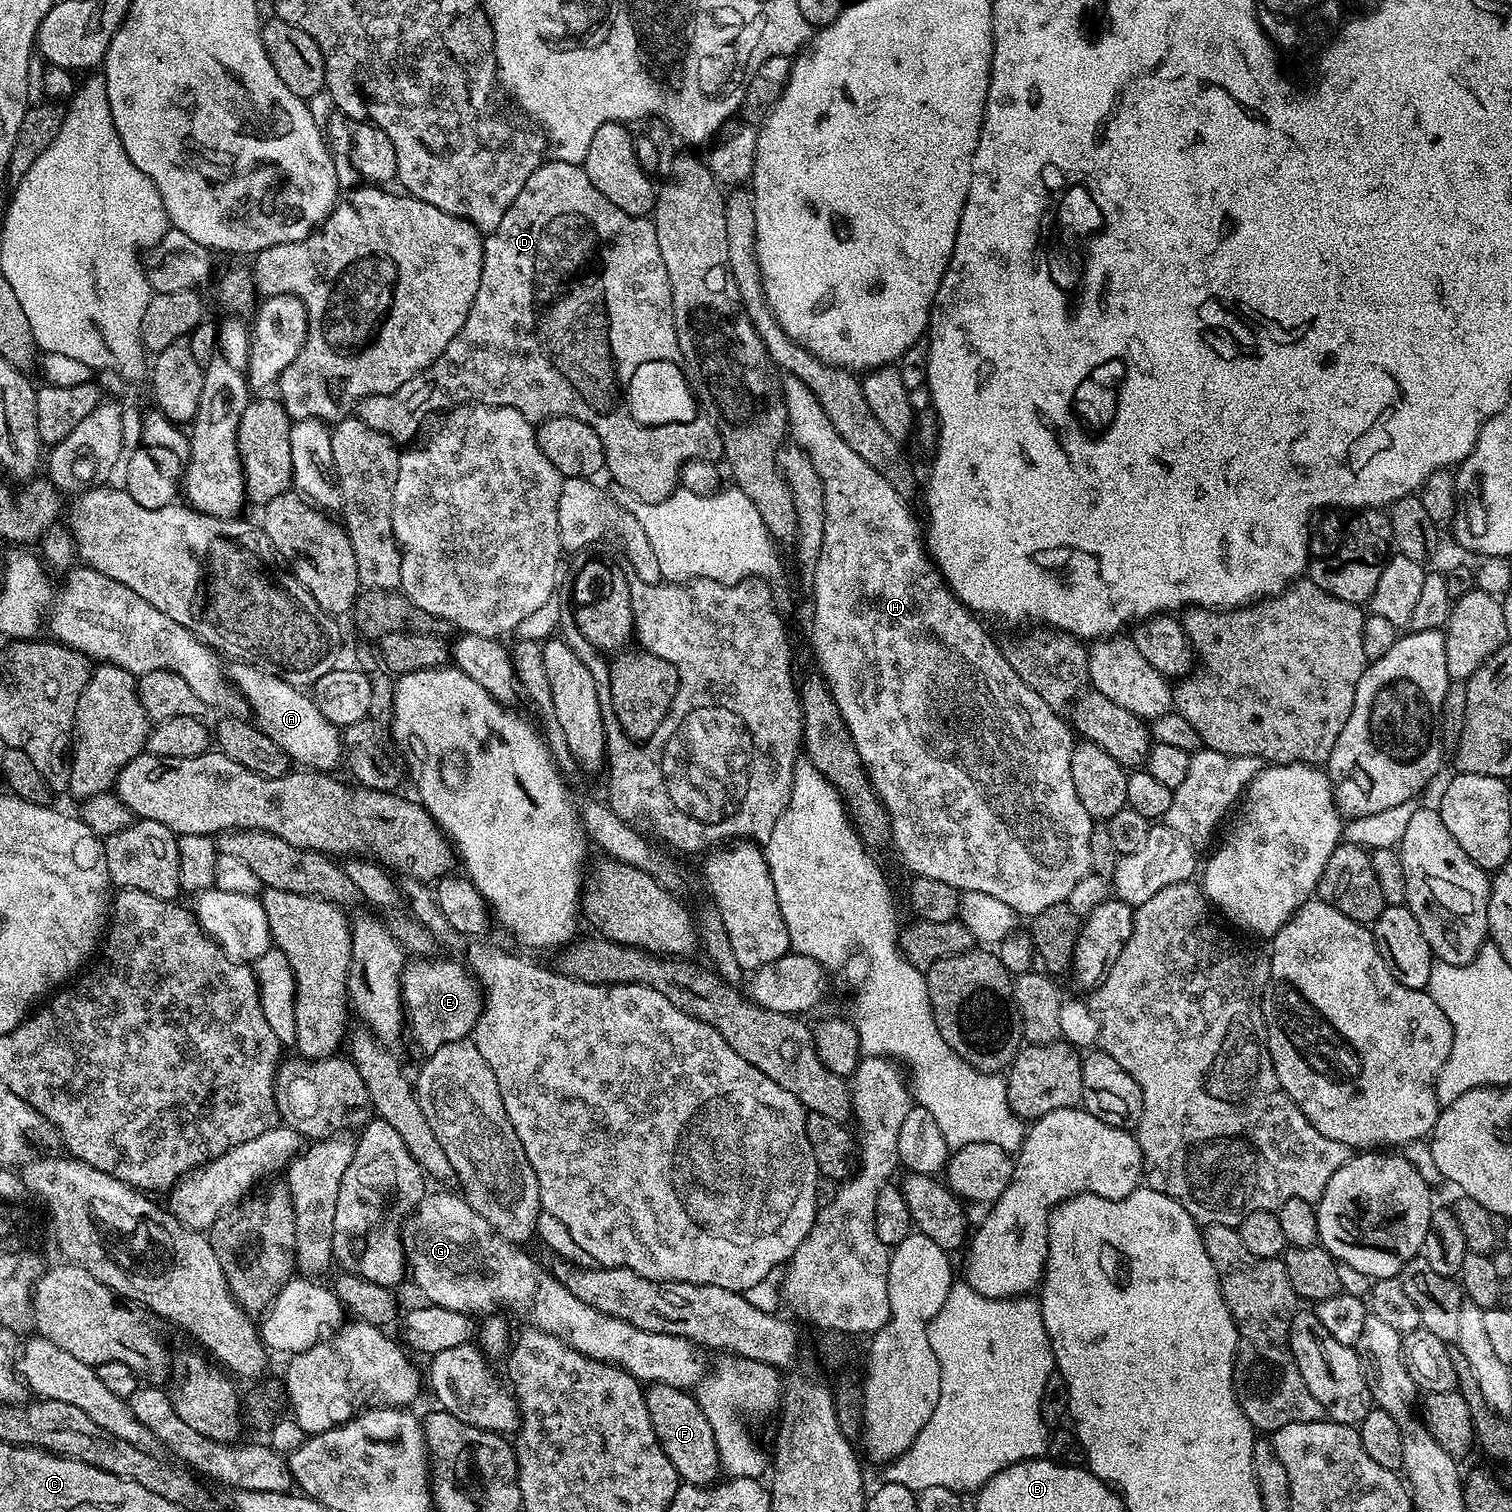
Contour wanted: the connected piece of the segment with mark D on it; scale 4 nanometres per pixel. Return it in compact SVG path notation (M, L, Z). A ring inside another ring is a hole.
M551 158L545 159L544 163L538 166L538 170L534 170L534 174L526 178L526 186L522 186L518 198L514 198L514 202L510 202L510 206L504 210L502 222L498 222L496 229L485 239L478 294L474 294L474 306L470 306L470 314L466 314L462 330L454 334L450 346L442 350L440 357L426 370L410 378L410 382L398 386L398 390L390 394L367 396L365 400L359 401L358 418L366 422L366 426L374 426L378 434L386 434L395 440L397 445L404 446L421 435L422 425L429 418L458 408L461 404L489 404L492 408L513 408L533 422L547 420L549 416L577 416L594 430L594 434L598 434L598 438L602 438L607 475L612 475L612 480L618 487L625 488L632 496L637 496L640 504L657 504L677 491L680 471L686 462L716 462L724 455L724 443L718 434L716 423L707 414L691 416L692 404L694 408L692 385L688 379L684 355L678 346L678 334L672 313L670 278L666 274L666 262L662 262L662 250L658 250L655 223L642 216L626 214L626 210L618 210L618 206L614 206L614 202L610 202L610 198L606 198L606 194L602 194L602 190L598 190L594 182L590 182L581 165Z

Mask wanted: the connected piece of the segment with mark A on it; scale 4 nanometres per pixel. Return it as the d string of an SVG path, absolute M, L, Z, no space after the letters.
M236 662L233 668L227 669L226 675L241 697L248 699L255 721L264 729L274 742L278 742L280 749L288 755L289 761L298 763L308 770L315 770L325 774L331 773L332 768L341 766L345 759L345 744L342 732L337 725L332 724L318 710L315 699L308 696L307 691L297 685L286 682L281 676L274 676L271 672L251 663Z

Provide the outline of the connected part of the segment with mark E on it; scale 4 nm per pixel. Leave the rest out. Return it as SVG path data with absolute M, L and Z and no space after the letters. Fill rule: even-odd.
M409 959L400 977L408 1036L428 1056L450 1042L467 1039L476 1028L483 1008L479 983L462 962L461 965L450 960L432 959Z

